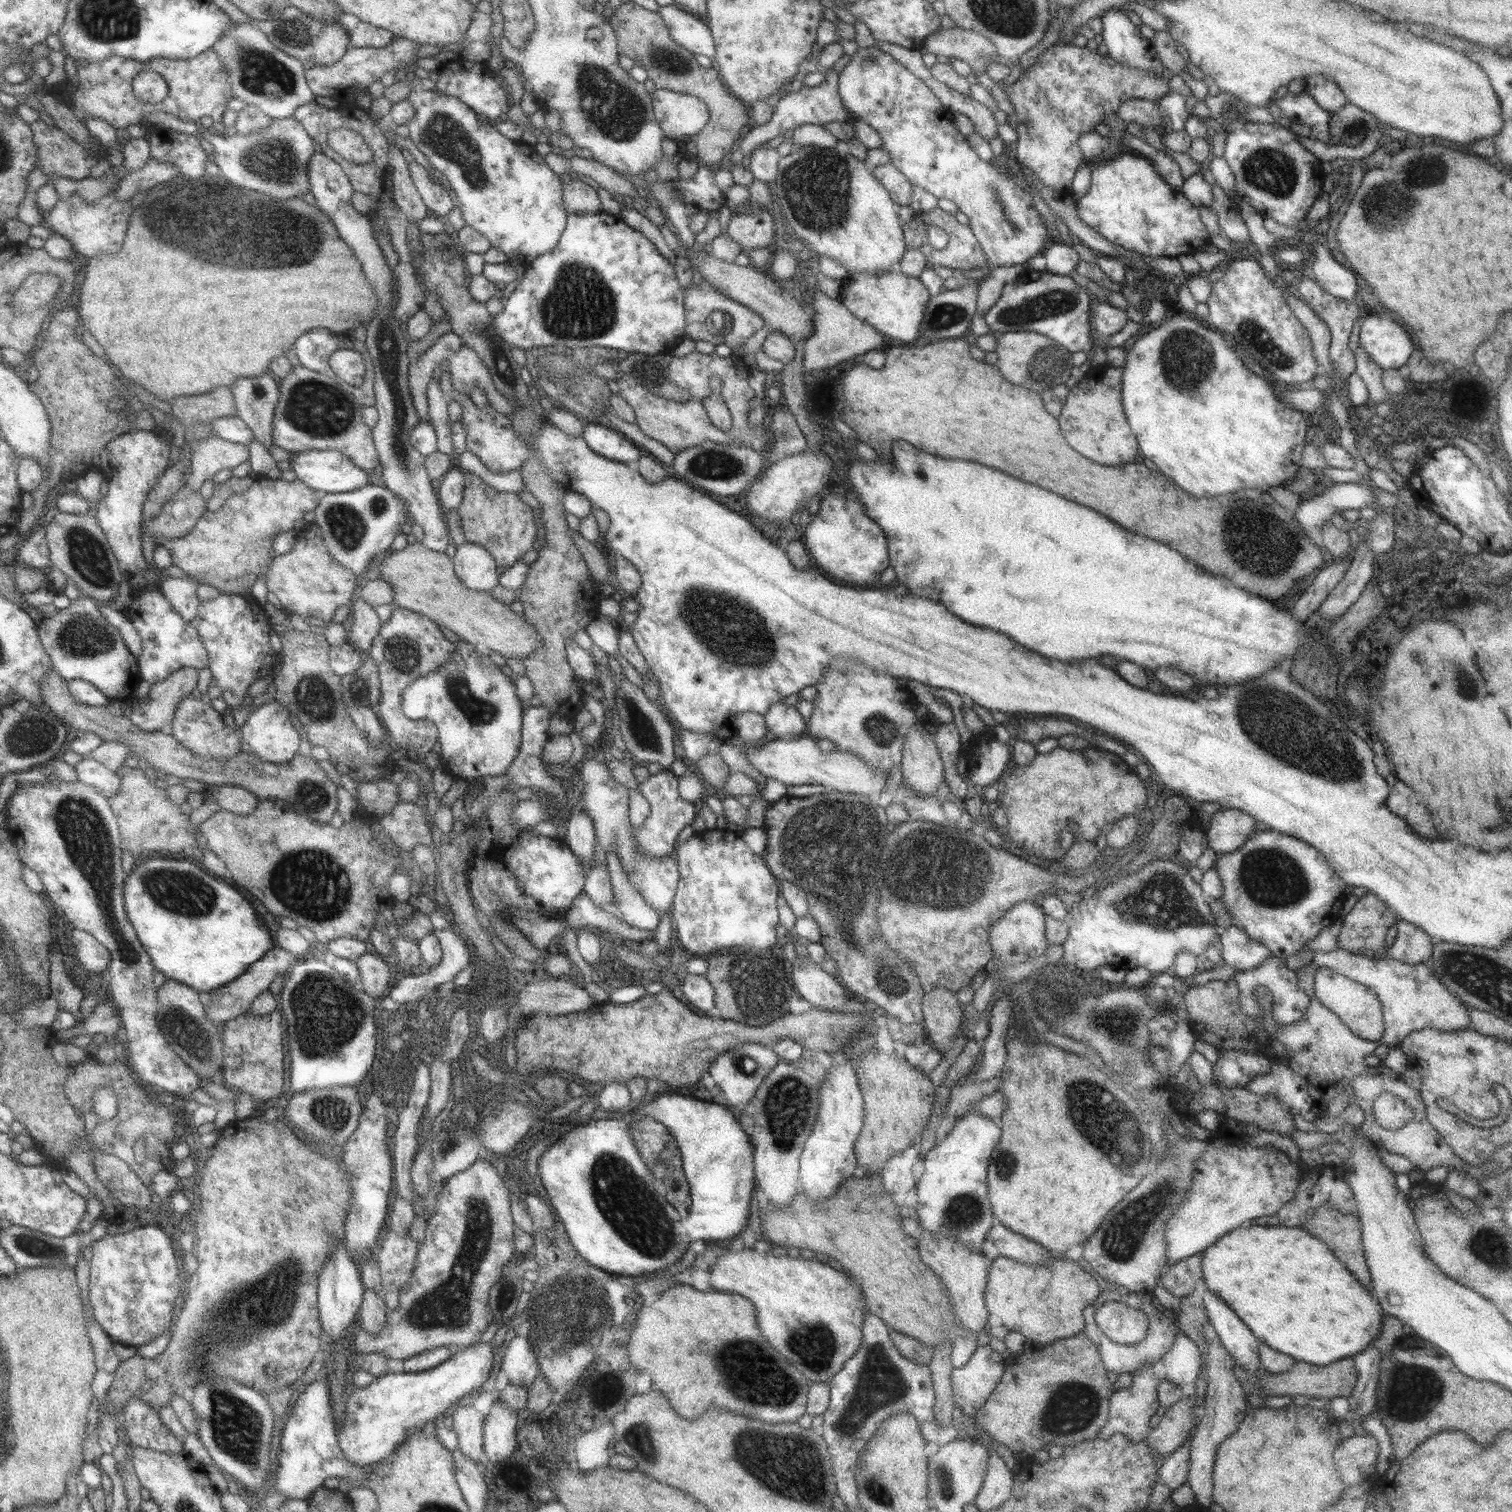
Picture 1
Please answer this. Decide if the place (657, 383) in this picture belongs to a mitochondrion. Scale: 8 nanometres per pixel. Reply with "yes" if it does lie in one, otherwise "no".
yes

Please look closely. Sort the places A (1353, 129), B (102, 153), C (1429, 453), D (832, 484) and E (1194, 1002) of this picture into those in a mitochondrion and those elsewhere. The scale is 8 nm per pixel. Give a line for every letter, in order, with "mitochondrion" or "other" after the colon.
A: mitochondrion
B: other
C: other
D: other
E: other

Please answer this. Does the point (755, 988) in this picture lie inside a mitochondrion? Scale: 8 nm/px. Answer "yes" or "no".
yes

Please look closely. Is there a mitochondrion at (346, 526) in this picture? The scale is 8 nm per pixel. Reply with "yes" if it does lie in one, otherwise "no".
yes

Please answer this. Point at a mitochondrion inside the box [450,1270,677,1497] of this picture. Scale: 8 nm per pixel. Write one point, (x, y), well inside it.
(639, 1437)

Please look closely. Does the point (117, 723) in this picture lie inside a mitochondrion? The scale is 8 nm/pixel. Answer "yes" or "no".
no

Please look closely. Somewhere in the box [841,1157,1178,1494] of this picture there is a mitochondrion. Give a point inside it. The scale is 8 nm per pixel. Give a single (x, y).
(1072, 1408)

